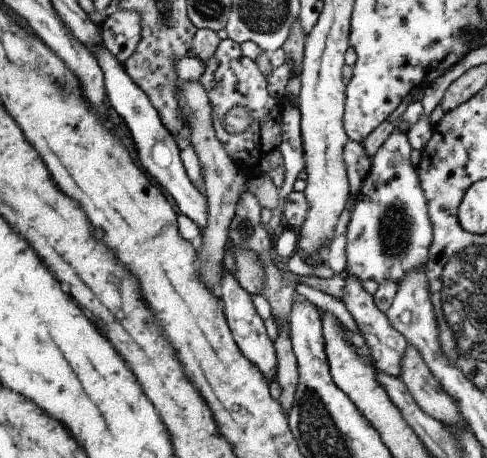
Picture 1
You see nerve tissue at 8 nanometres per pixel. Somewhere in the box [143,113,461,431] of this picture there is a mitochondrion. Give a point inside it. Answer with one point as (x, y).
(395, 232)

